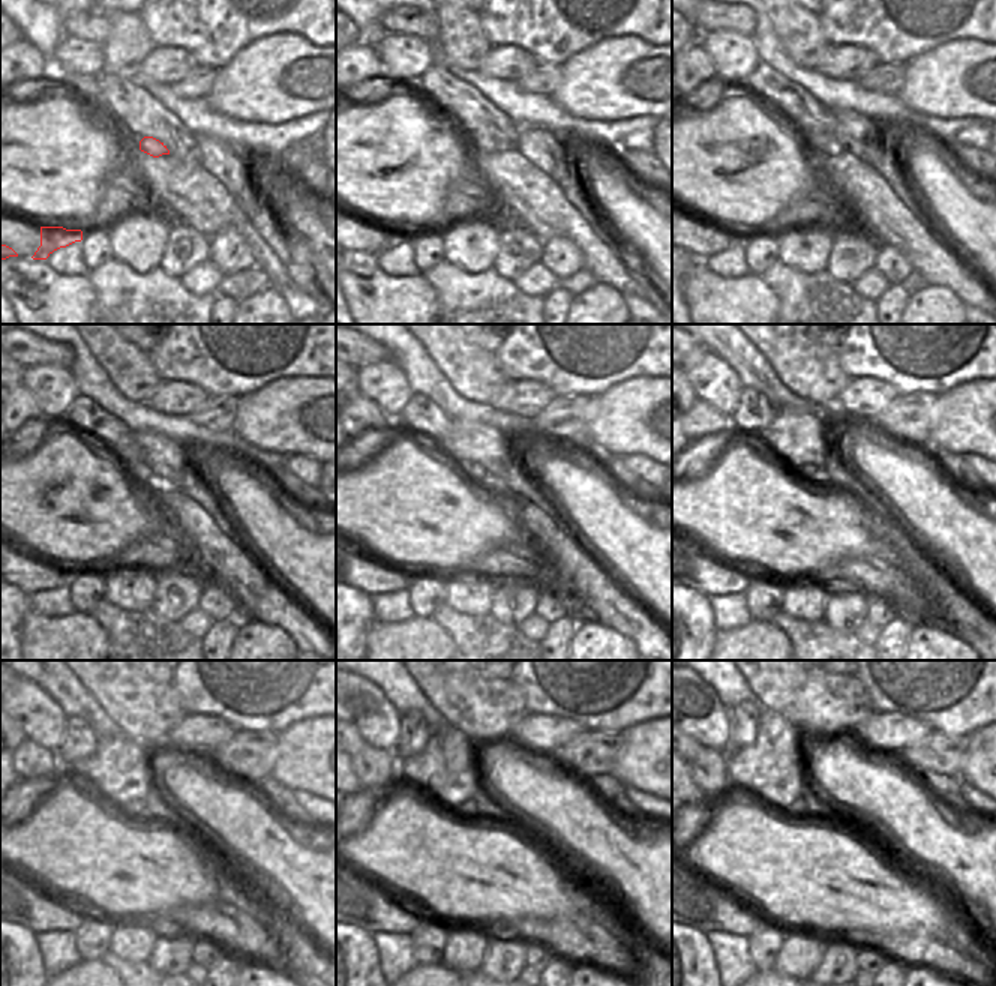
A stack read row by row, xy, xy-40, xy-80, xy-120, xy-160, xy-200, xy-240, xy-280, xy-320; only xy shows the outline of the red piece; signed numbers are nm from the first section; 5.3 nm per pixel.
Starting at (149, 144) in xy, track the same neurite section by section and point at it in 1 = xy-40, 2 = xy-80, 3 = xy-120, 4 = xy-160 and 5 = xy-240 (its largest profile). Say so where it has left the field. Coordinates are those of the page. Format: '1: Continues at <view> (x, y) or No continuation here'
1: Continues at xy-40 (482, 141)
2: Continues at xy-80 (824, 143)
3: Continues at xy-120 (140, 473)
4: Continues at xy-160 (476, 473)
5: Continues at xy-240 (137, 808).

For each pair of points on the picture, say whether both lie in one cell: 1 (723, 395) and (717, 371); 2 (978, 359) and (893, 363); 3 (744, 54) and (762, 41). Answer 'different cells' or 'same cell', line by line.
1: same cell
2: same cell
3: different cells

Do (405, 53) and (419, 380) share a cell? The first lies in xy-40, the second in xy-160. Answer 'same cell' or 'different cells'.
different cells

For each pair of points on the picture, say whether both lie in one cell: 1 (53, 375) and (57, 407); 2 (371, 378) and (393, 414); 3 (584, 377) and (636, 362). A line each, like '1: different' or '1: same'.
1: same
2: same
3: same

